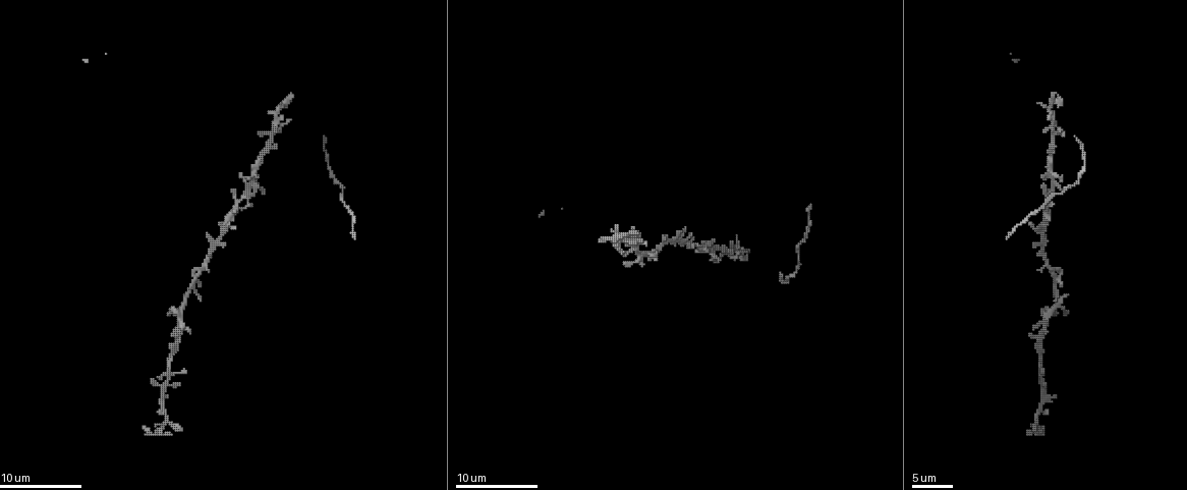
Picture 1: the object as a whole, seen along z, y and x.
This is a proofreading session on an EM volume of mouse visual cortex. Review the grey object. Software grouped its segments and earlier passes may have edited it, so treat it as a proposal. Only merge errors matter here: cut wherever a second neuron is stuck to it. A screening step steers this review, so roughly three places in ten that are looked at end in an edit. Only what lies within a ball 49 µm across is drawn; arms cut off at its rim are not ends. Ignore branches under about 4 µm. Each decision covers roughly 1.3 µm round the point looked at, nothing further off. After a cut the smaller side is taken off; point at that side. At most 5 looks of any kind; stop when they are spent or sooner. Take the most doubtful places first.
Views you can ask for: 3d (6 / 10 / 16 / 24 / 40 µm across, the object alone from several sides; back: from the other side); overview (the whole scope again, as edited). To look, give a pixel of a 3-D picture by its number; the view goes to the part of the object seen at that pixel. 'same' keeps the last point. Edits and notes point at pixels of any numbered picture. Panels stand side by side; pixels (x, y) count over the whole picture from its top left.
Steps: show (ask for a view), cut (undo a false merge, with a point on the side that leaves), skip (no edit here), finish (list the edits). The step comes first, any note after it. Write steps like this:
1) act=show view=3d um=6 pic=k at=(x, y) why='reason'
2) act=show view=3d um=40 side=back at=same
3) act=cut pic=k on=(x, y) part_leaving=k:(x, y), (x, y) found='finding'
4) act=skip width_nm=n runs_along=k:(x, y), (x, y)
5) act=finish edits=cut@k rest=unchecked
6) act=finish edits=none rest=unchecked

act=show view=3d um=10 pic=1 at=(248, 201) why='looks like a crossing'

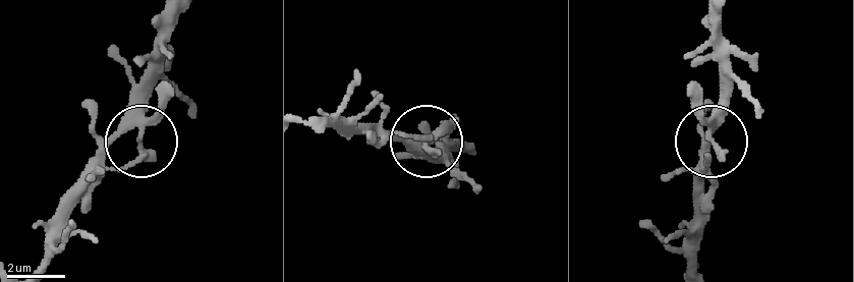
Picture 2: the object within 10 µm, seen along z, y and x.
act=skip width_nm=280 found='all the same neuron'

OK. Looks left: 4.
act=show view=3d um=16 pic=1 at=(273, 134) why='arms run side by side'

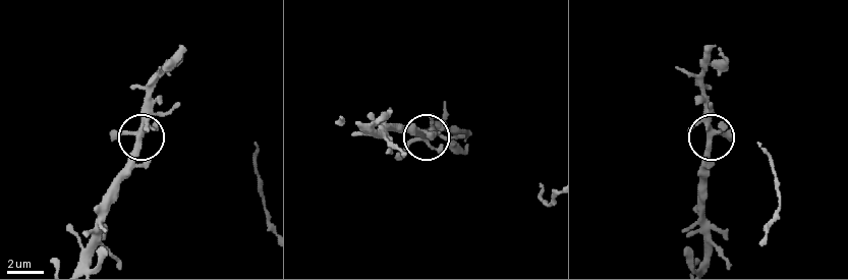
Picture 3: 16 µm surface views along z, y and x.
act=skip runs_along=3:(80, 259), (102, 200), (139, 131), (145, 99), (132, 90) found='one neuron here'

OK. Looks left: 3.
act=show view=3d um=10 pic=1 at=(624, 240) why='a narrow waist'

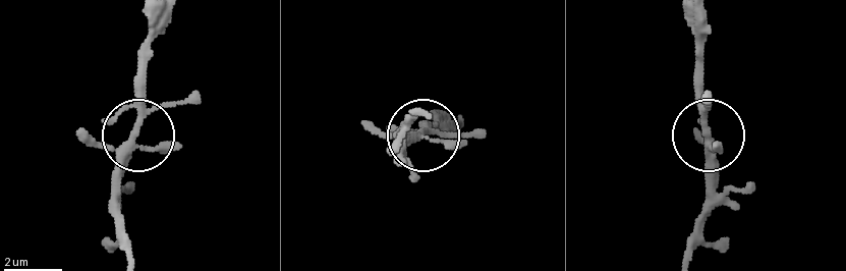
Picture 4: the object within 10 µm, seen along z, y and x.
act=show view=3d um=10 side=back pic=4 at=(704, 126) why='other side'

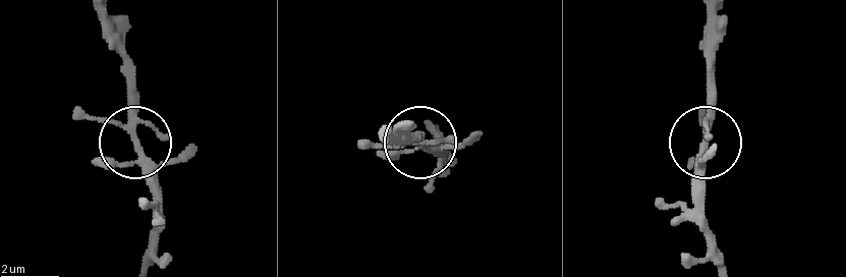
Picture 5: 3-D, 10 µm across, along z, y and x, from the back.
act=skip runs_along=5:(706, 17), (706, 205) found='one neuron here'

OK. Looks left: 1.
act=finish edits=none rest=unchecked

